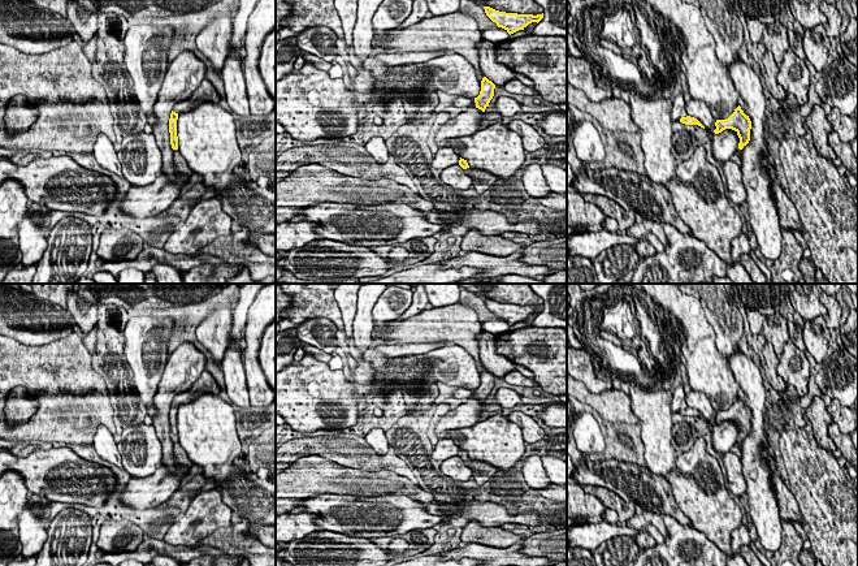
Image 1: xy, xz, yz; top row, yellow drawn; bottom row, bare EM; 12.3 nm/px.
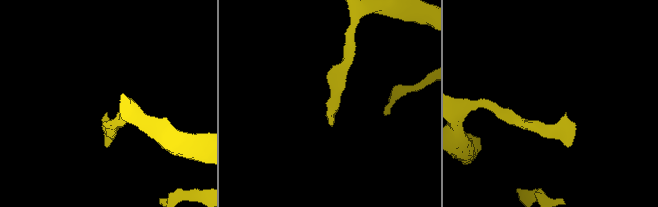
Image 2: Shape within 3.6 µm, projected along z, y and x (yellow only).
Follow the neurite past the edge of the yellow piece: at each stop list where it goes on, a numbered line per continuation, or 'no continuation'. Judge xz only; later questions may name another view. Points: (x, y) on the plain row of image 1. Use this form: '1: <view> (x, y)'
1: xz (481, 472)

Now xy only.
1: xy (185, 398)

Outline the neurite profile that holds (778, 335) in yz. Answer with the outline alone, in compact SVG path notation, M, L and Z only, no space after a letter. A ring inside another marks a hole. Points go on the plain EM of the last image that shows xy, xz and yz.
M783 316L777 320L779 321L774 321L772 325L768 325L766 323L763 327L763 334L767 342L770 342L774 346L777 358L780 358L783 354L784 345L790 337L788 330L788 319Z

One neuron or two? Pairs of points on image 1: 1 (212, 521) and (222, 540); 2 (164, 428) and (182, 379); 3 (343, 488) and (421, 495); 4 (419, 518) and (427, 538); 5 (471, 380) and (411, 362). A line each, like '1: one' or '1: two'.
1: two
2: one
3: one
4: two
5: one

